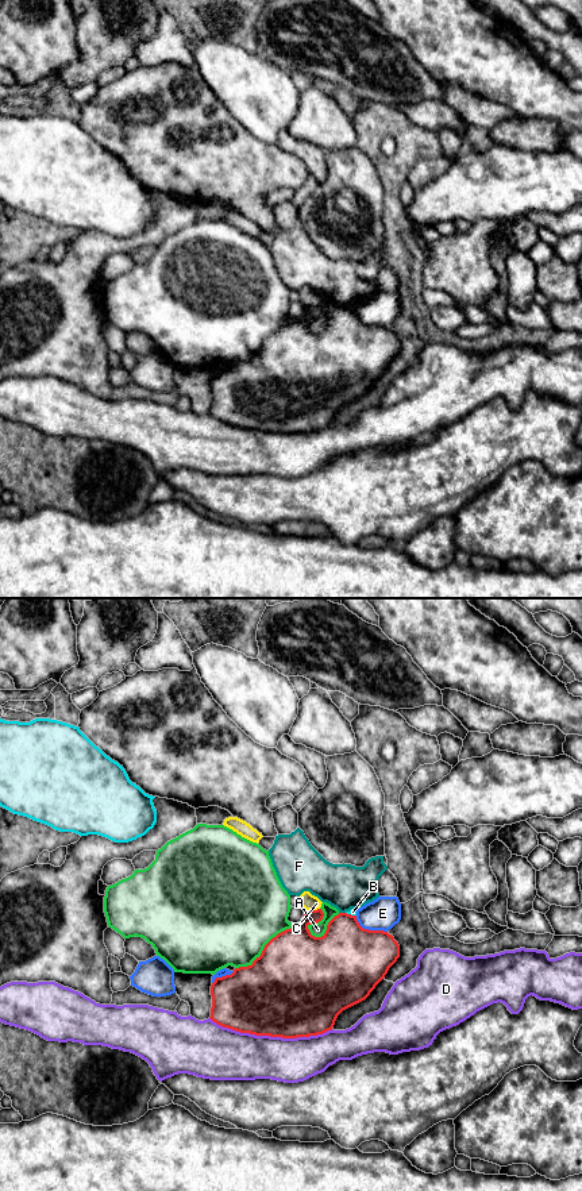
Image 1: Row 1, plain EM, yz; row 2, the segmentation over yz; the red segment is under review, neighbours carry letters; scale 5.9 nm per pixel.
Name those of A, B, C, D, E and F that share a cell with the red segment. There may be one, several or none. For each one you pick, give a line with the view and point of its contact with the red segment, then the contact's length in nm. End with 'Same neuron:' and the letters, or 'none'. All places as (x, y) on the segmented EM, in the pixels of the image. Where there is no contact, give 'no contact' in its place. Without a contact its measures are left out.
Same neuron: none

